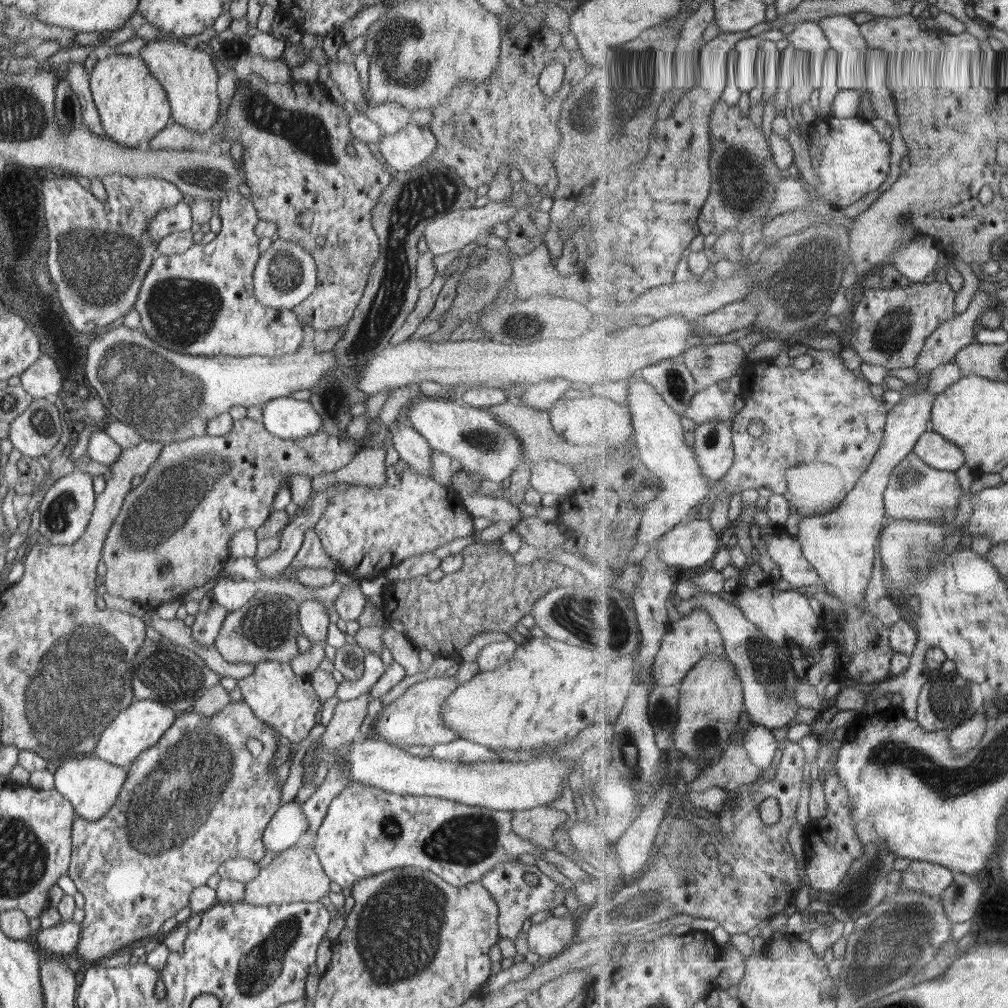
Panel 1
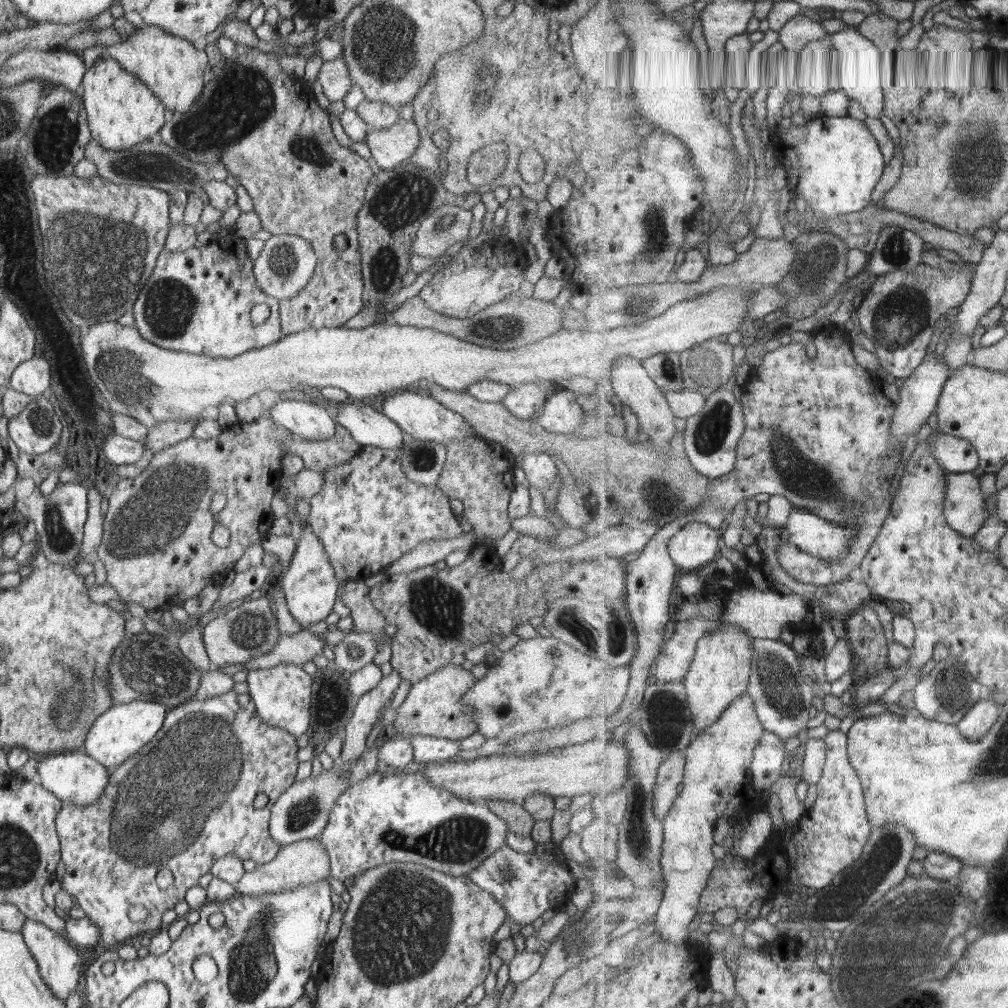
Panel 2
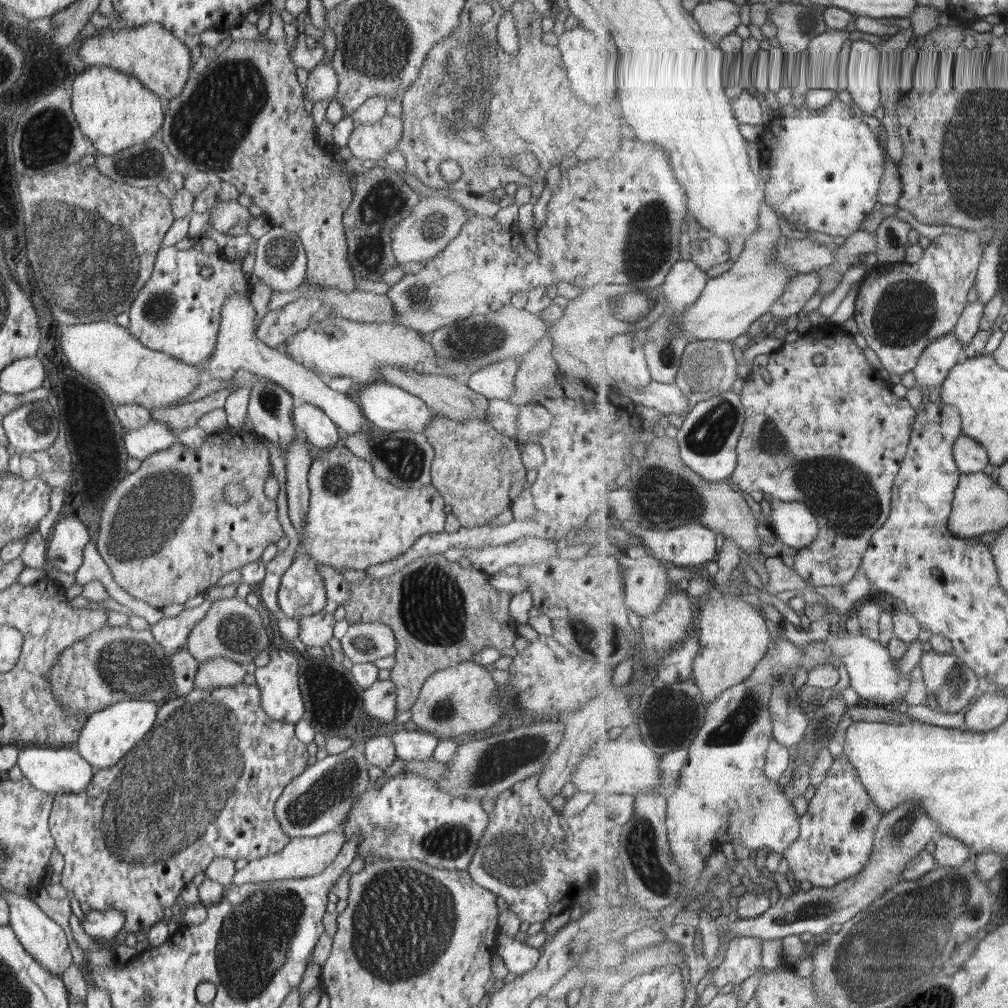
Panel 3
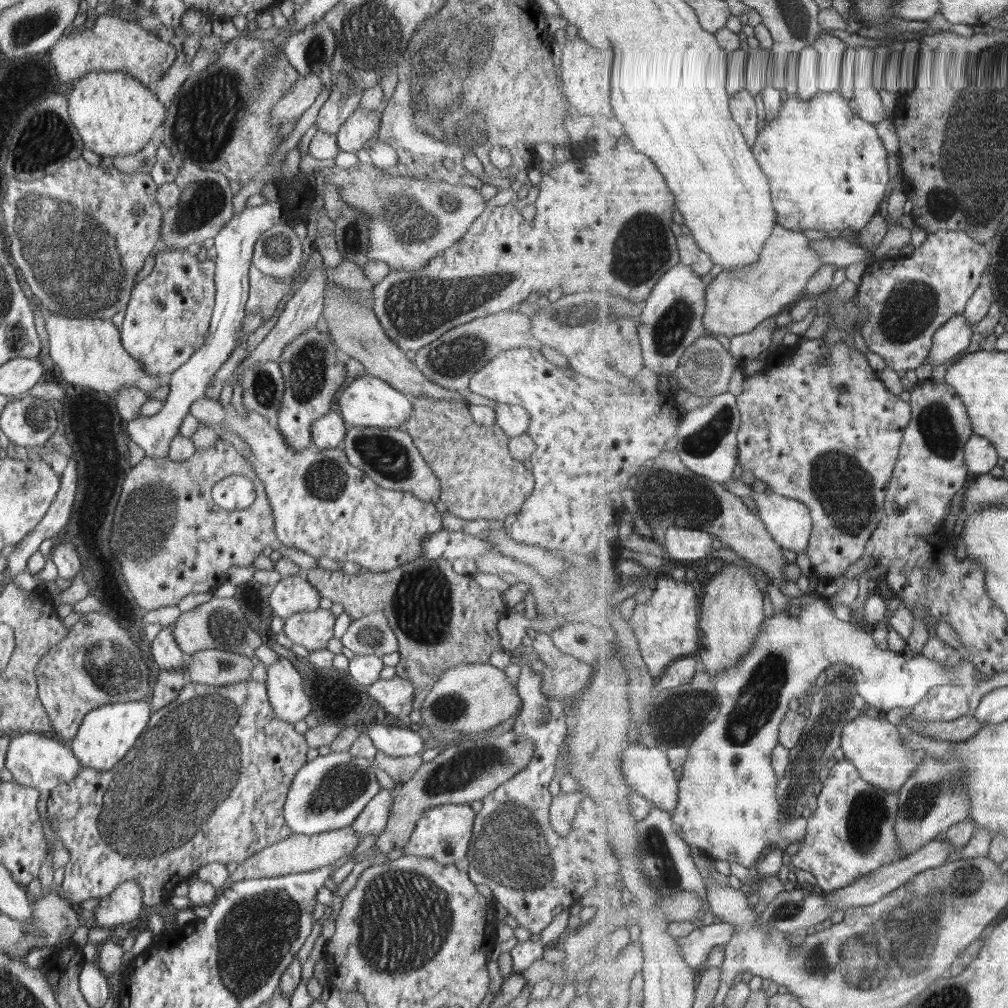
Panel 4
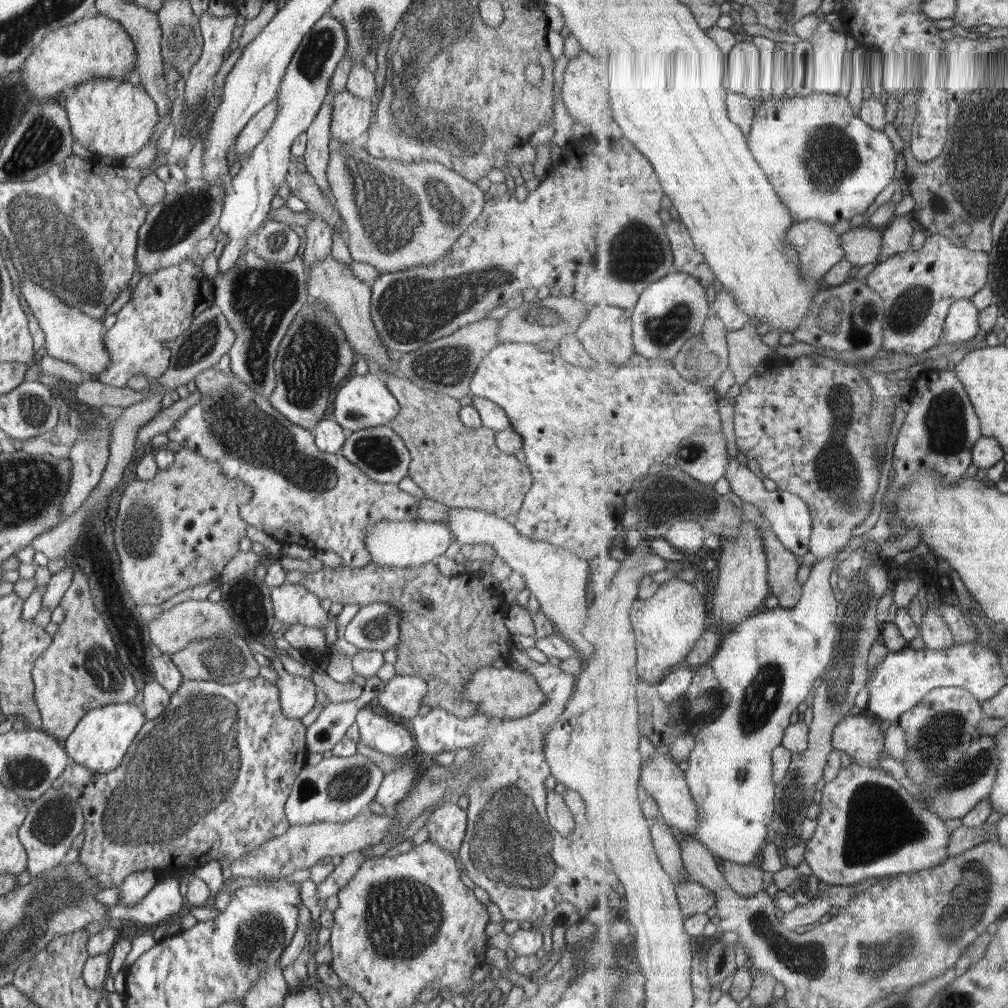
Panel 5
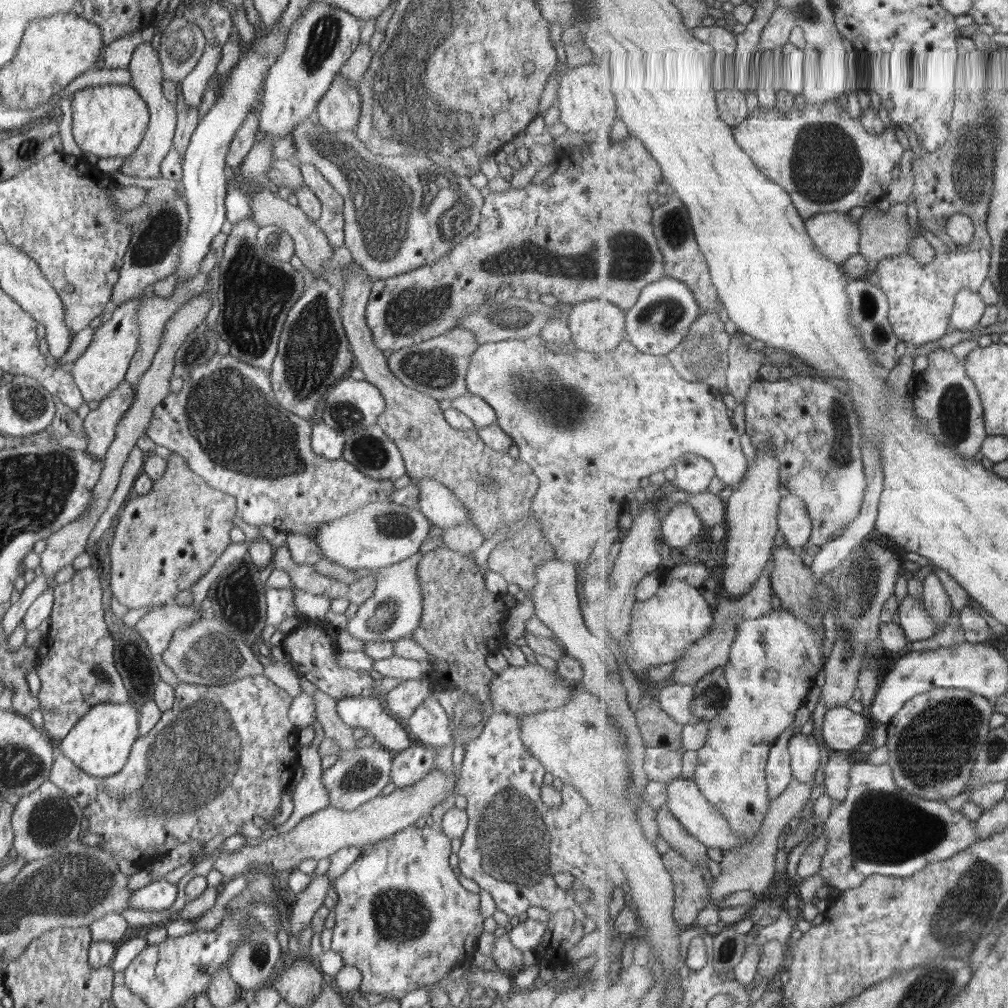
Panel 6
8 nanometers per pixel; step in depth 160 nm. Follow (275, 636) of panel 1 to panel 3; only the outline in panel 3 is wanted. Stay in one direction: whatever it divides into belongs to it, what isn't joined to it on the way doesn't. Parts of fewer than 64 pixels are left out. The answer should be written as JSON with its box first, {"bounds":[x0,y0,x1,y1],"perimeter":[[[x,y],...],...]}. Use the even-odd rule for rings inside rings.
{"bounds":[186,597,270,666],"perimeter":[[[236,597],[216,599],[209,611],[193,626],[186,640],[187,651],[199,662],[211,658],[226,658],[245,666],[270,645],[258,611]]]}

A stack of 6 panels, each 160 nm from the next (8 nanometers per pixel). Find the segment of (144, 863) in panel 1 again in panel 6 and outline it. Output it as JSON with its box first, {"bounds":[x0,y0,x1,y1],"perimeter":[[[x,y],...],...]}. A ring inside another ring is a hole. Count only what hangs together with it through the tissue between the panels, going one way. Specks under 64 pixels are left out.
{"bounds":[48,675,300,868],"perimeter":[[[264,675],[242,678],[232,681],[232,684],[184,684],[180,682],[175,688],[175,701],[172,708],[161,713],[161,718],[147,735],[138,736],[132,745],[129,757],[120,772],[111,777],[90,776],[81,768],[78,768],[70,759],[60,754],[55,761],[48,778],[59,790],[59,793],[68,793],[79,804],[83,816],[88,818],[88,831],[102,837],[102,849],[108,851],[116,860],[127,860],[142,868],[160,859],[164,854],[172,851],[177,845],[190,841],[200,841],[206,845],[218,834],[229,838],[240,833],[240,827],[244,823],[250,823],[255,816],[262,816],[267,820],[274,820],[277,816],[280,802],[282,802],[282,791],[287,790],[294,772],[300,767],[299,730],[289,719],[288,711],[293,698],[284,689],[276,686]]]}

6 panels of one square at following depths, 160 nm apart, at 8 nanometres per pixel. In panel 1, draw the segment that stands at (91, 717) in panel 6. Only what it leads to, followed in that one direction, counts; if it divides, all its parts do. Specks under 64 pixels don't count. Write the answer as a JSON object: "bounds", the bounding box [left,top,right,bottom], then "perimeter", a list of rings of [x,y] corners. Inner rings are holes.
{"bounds":[94,699,177,767],"perimeter":[[[150,699],[134,700],[126,710],[121,710],[112,719],[112,724],[101,732],[94,756],[119,767],[130,765],[136,757],[156,744],[176,720],[177,712]]]}

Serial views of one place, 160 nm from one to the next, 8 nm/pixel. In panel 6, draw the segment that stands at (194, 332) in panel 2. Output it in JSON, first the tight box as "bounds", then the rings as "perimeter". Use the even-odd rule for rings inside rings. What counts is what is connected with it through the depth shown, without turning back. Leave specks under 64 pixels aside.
{"bounds":[67,285,155,401],"perimeter":[[[148,285],[136,298],[112,308],[113,314],[110,320],[101,323],[101,326],[96,328],[94,337],[82,356],[67,366],[84,401],[102,401],[124,381],[141,339],[137,321],[139,304],[143,298],[154,298],[155,296],[153,285]]]}

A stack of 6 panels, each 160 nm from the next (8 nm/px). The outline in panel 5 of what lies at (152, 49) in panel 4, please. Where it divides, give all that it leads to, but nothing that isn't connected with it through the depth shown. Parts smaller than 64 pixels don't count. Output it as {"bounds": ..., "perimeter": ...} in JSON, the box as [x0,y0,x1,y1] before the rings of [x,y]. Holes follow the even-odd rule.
{"bounds":[21,15,137,98],"perimeter":[[[105,15],[82,18],[63,26],[40,41],[21,66],[24,86],[38,98],[57,96],[62,90],[78,86],[83,81],[98,78],[120,78],[135,70],[137,52],[131,36],[116,20]]]}

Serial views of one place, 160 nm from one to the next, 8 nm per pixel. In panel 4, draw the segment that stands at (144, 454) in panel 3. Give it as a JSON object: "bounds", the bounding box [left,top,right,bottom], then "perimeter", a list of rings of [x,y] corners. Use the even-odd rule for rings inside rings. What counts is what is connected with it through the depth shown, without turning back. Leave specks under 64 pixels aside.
{"bounds":[128,207,280,459],"perimeter":[[[247,207],[230,219],[215,236],[217,250],[215,262],[215,305],[211,312],[209,335],[195,354],[168,379],[169,394],[164,406],[155,416],[140,417],[128,424],[130,438],[145,452],[146,458],[164,459],[169,456],[172,439],[178,435],[182,421],[188,415],[196,399],[205,397],[206,389],[216,371],[230,358],[242,340],[241,328],[247,316],[245,304],[249,297],[249,268],[253,250],[259,236],[280,221],[275,207]]]}

